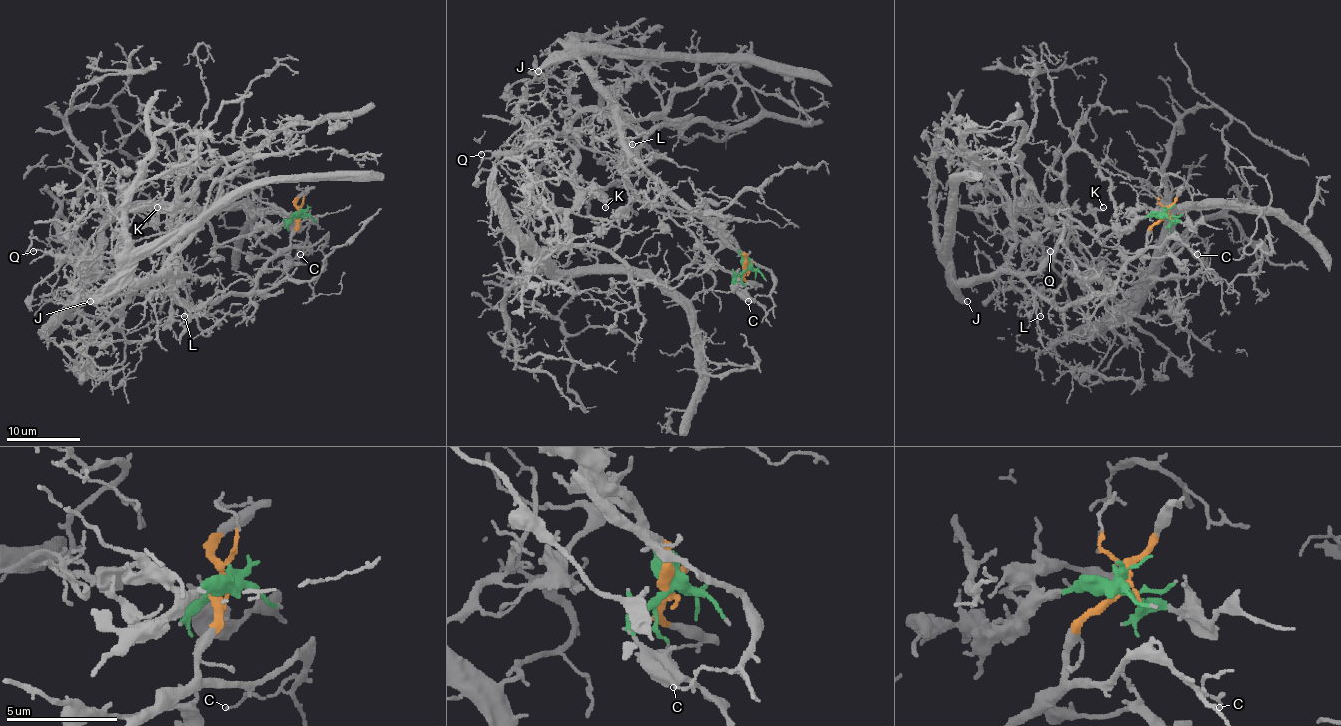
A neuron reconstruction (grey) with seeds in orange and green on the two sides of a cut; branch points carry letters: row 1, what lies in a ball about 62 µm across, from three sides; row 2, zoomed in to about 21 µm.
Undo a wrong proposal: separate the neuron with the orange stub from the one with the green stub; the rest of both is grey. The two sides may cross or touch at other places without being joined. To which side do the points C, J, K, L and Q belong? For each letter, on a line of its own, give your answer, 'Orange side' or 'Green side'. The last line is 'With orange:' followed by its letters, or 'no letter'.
C: Orange side
J: Orange side
K: Green side
L: Orange side
Q: Green side
With orange: C, J, L

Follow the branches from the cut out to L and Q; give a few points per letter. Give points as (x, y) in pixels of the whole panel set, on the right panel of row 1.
L: (1164, 214), (1107, 292), (1087, 294), (1063, 306), (1052, 306), (1037, 295), (1034, 301), (1041, 310), (1039, 316)
Q: (1164, 214), (1142, 216), (1100, 244), (1036, 190), (1028, 192), (1008, 211), (1025, 211), (1047, 257), (1050, 251)

